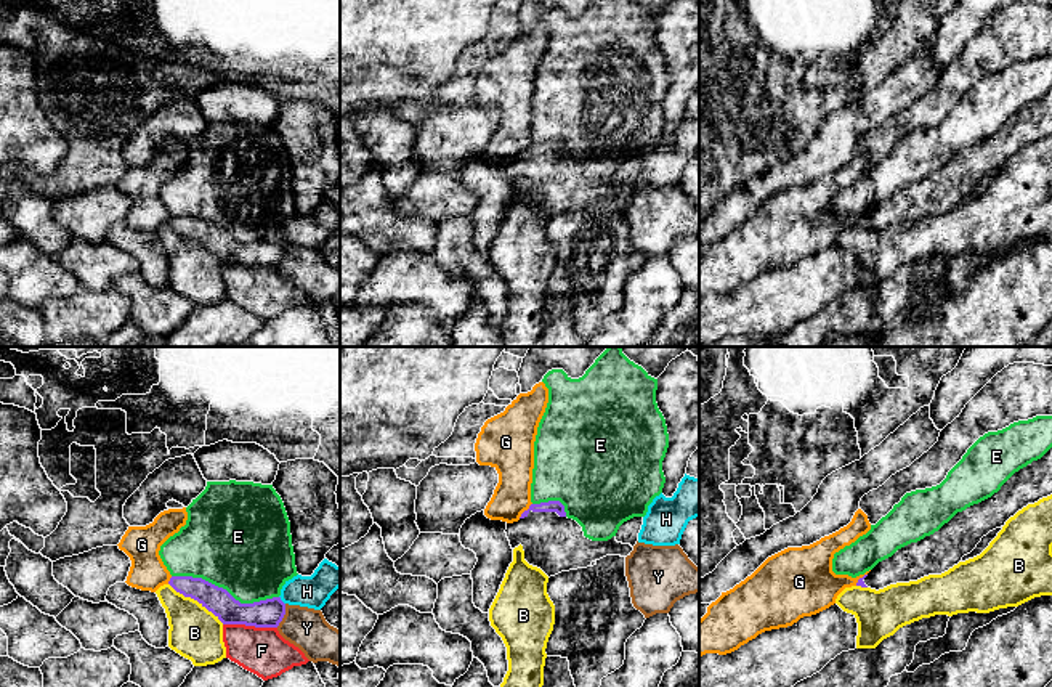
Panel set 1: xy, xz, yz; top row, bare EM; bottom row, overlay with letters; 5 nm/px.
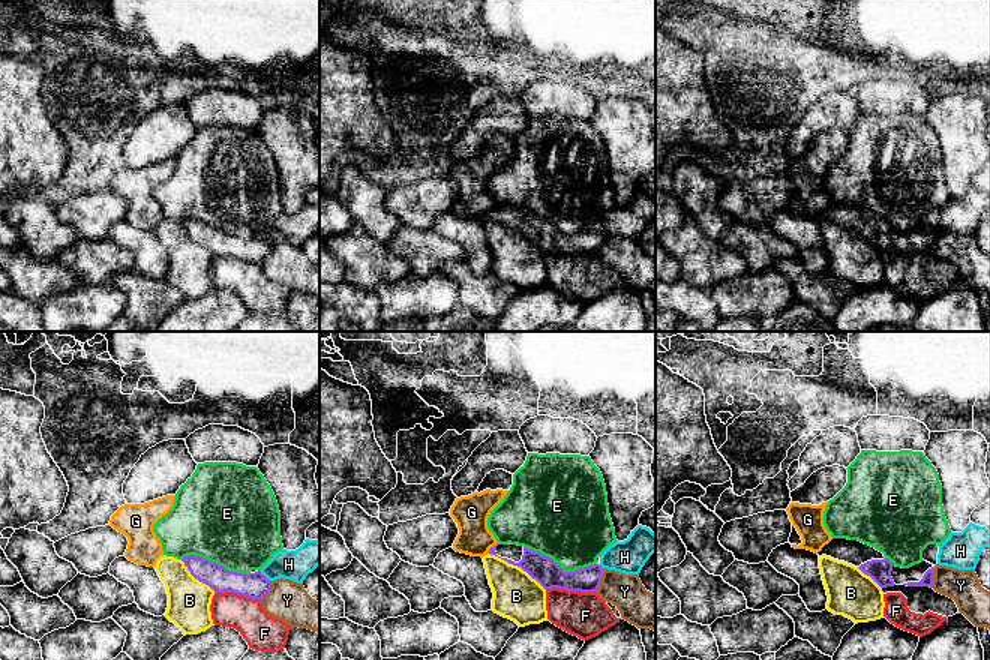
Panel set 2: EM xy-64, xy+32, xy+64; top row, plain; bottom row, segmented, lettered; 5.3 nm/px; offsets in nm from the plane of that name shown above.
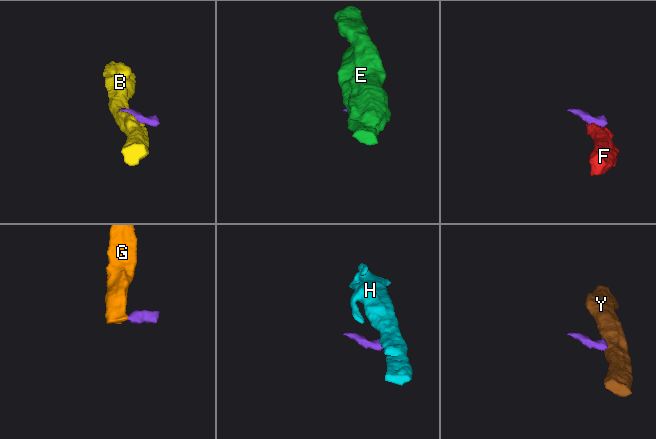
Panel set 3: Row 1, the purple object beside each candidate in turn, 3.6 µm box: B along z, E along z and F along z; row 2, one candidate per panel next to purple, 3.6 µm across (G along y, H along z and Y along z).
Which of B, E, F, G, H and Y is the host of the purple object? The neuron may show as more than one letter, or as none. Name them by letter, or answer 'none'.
none

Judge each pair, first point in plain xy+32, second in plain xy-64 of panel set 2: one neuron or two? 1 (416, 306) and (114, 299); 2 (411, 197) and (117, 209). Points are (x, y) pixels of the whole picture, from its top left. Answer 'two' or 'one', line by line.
1: one
2: one

